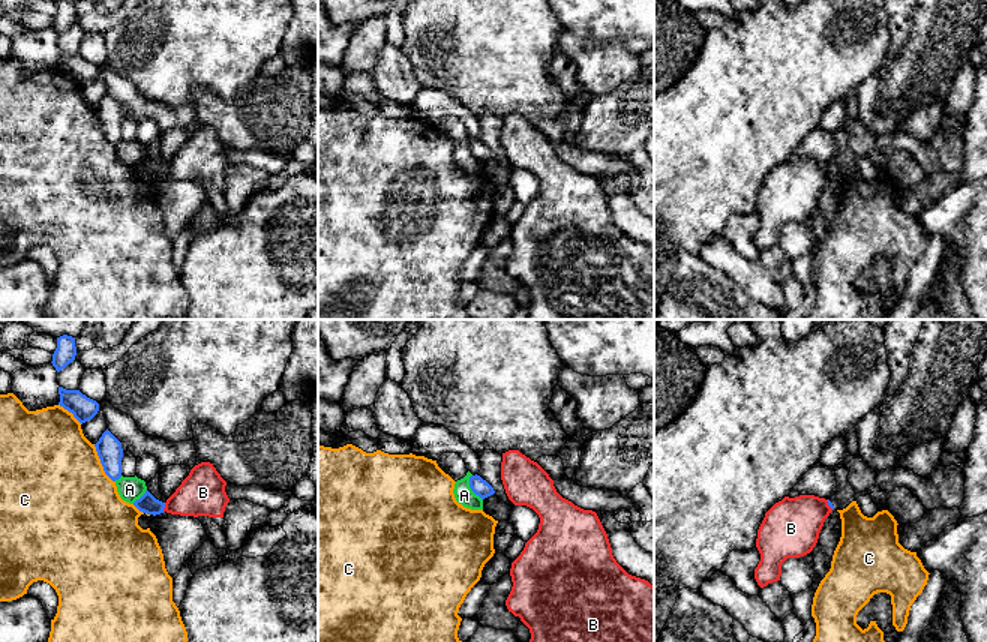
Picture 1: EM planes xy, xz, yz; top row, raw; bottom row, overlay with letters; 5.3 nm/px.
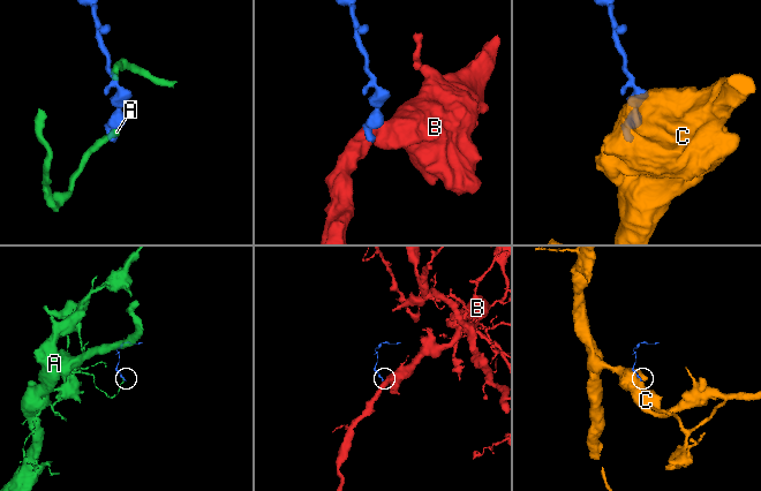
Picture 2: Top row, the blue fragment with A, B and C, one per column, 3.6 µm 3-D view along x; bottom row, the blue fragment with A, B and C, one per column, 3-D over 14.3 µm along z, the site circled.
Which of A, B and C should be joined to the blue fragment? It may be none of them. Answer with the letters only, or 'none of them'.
none of them

